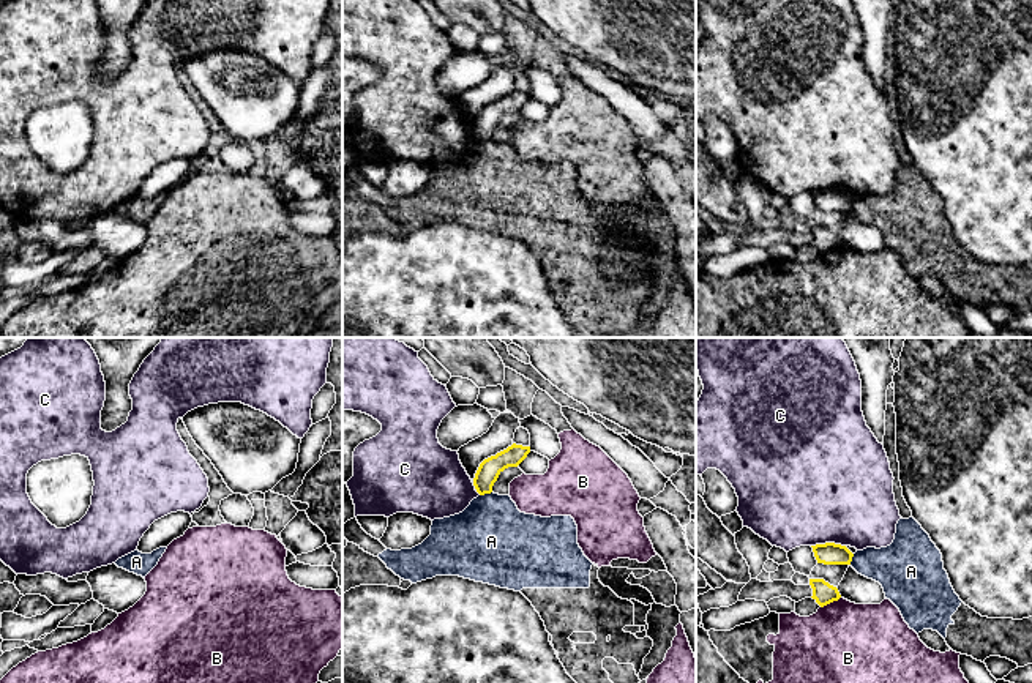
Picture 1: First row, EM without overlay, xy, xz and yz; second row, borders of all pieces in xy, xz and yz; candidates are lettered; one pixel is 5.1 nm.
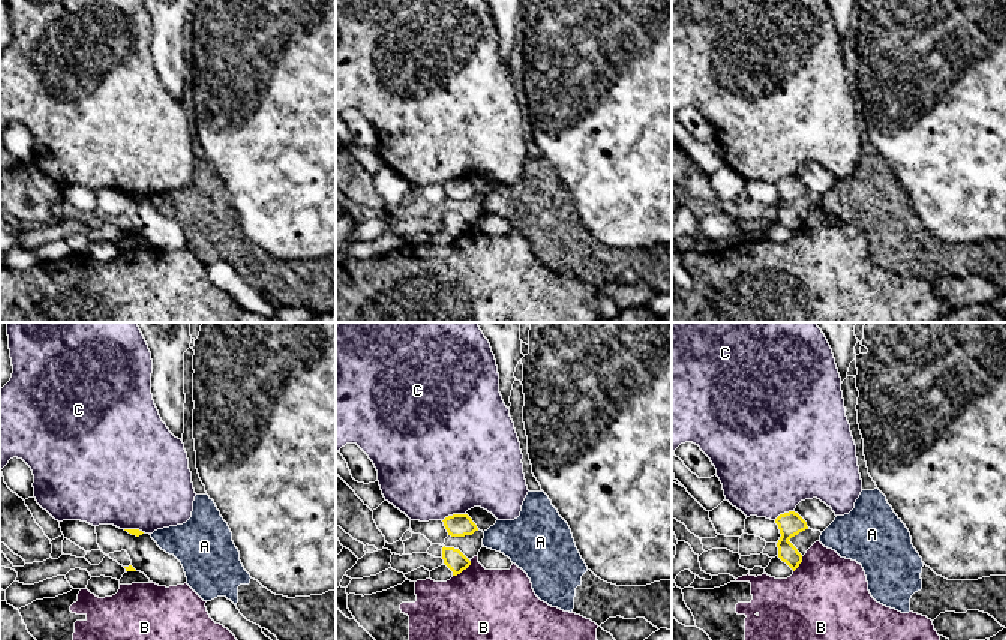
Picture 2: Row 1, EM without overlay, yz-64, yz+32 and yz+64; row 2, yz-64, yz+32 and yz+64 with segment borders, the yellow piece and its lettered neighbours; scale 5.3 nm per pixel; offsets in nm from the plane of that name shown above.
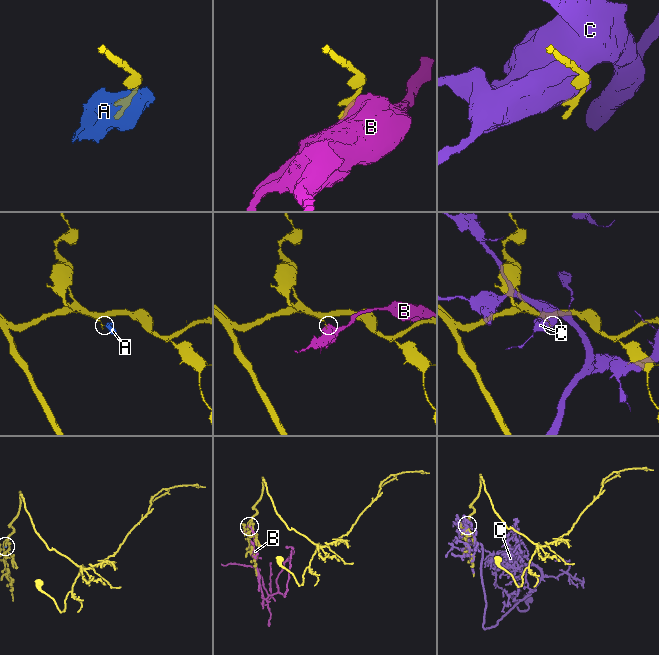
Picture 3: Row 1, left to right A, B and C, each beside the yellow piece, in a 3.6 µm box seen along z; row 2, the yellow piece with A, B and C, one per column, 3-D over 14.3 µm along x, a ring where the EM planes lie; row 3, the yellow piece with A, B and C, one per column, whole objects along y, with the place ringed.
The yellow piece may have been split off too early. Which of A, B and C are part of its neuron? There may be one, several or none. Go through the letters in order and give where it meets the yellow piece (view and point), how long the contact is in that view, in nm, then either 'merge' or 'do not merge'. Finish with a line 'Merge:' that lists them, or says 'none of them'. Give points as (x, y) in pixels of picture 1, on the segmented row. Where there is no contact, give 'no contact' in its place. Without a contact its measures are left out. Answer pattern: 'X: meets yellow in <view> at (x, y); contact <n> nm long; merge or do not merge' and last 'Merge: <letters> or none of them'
A: meets yellow in xz at (485, 492); contact 70 nm long; do not merge
B: meets yellow in yz at (830, 601); contact 120 nm long; do not merge
C: meets yellow in yz at (827, 543); contact 180 nm long; do not merge
Merge: none of them

